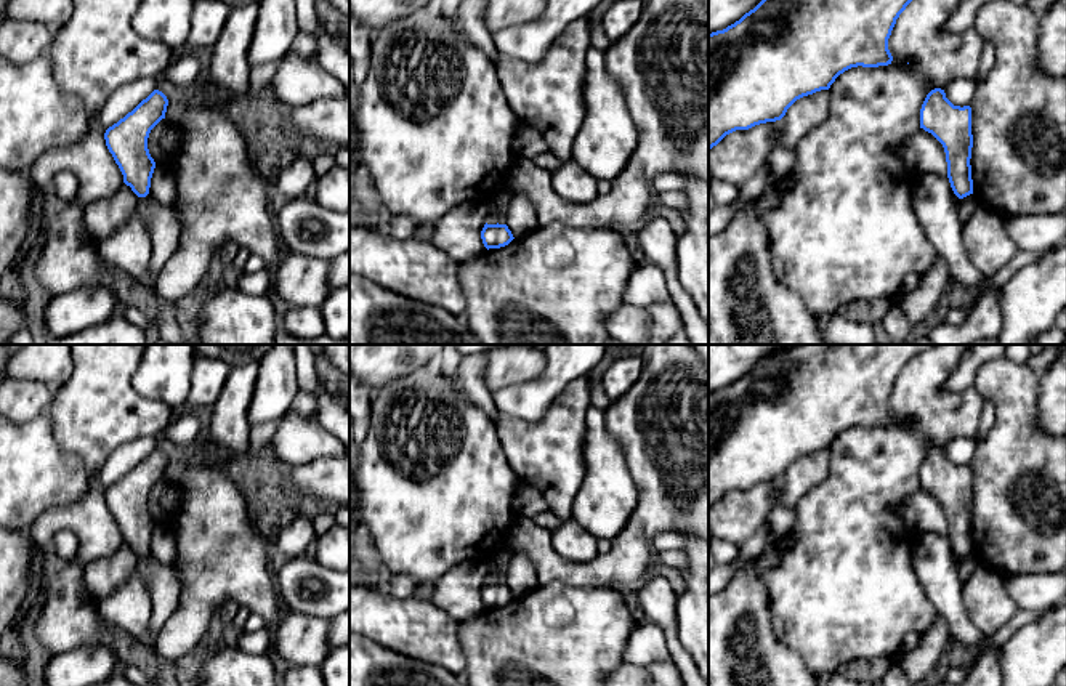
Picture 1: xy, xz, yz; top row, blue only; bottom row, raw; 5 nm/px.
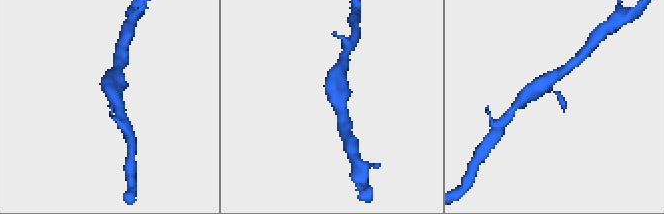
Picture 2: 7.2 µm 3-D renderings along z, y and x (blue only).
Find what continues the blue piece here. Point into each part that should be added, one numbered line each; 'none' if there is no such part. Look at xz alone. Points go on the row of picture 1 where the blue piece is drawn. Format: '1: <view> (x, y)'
none

